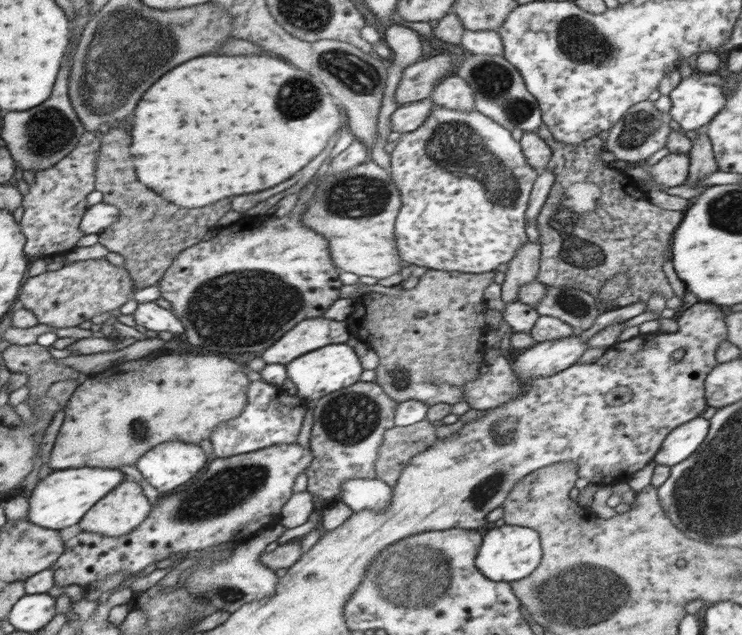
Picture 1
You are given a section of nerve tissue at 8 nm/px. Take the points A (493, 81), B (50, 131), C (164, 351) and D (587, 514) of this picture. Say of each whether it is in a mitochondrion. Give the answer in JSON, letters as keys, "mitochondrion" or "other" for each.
{"A":"mitochondrion","B":"mitochondrion","C":"other","D":"other"}

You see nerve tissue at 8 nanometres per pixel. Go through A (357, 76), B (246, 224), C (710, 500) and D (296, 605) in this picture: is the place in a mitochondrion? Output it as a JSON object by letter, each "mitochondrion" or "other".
{"A":"mitochondrion","B":"other","C":"mitochondrion","D":"other"}

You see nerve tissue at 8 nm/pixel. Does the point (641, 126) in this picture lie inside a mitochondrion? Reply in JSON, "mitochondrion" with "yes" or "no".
{"mitochondrion":"yes"}

